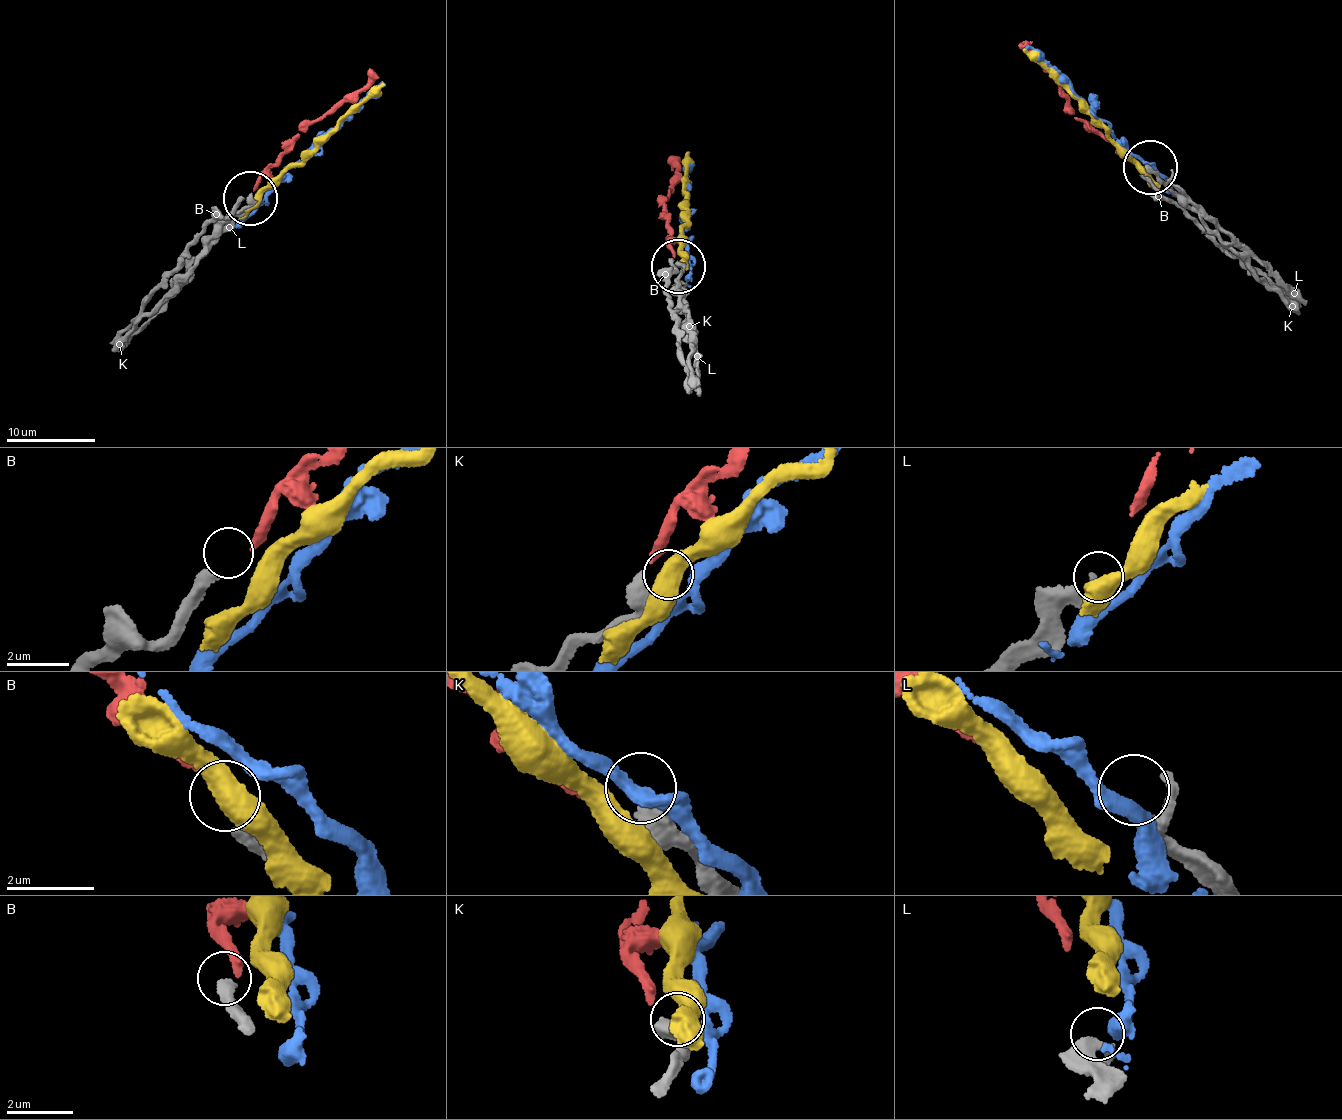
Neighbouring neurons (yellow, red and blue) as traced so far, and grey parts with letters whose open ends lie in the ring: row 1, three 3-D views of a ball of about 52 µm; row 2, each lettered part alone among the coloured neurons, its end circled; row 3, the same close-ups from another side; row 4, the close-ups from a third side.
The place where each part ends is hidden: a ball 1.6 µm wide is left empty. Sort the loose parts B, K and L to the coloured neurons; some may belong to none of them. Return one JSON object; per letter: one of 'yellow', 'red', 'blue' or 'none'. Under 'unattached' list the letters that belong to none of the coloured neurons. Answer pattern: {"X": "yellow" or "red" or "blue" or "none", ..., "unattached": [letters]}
{"B": "none", "K": "none", "L": "none", "unattached": ["B", "K", "L"]}

